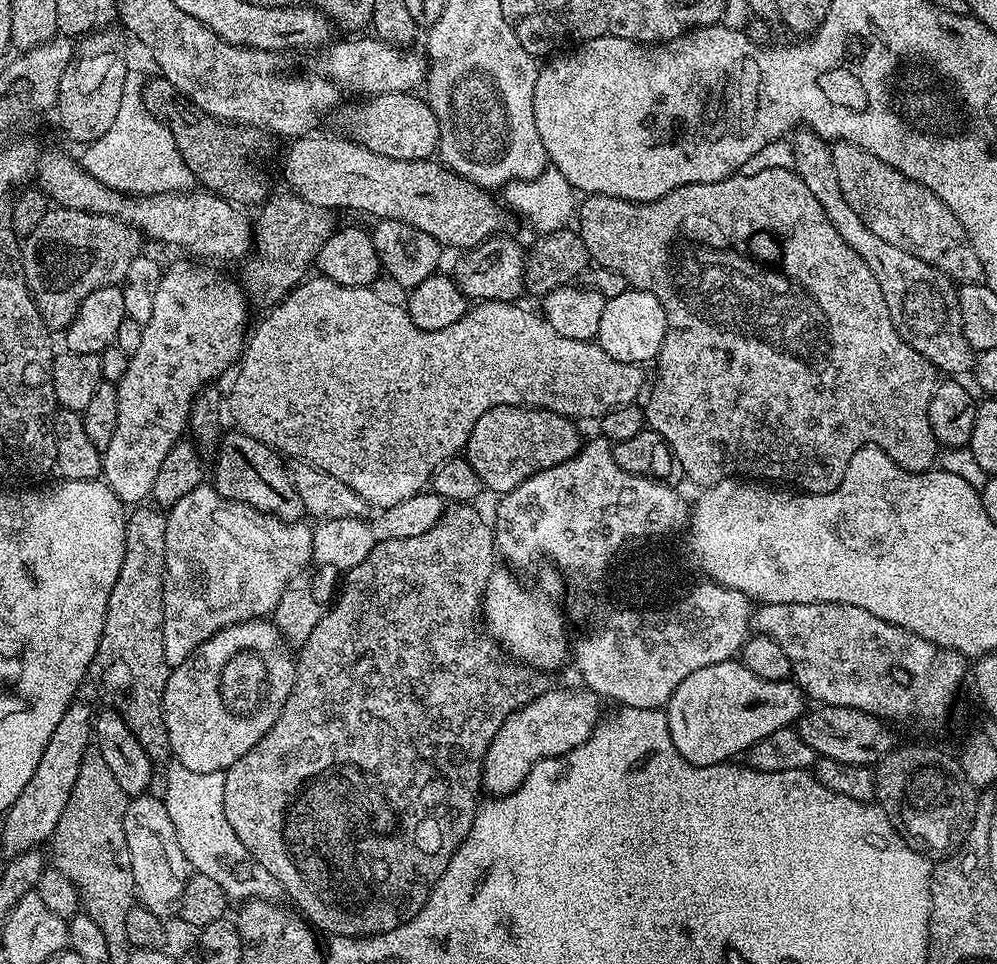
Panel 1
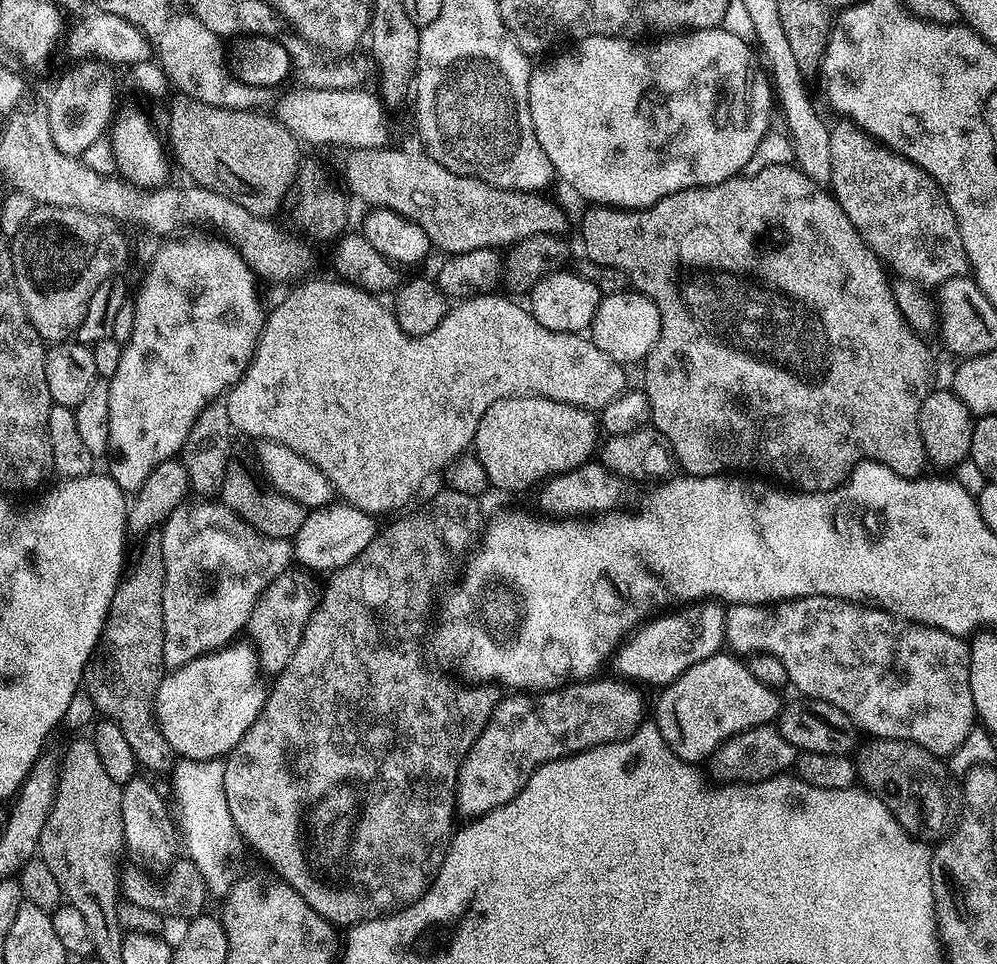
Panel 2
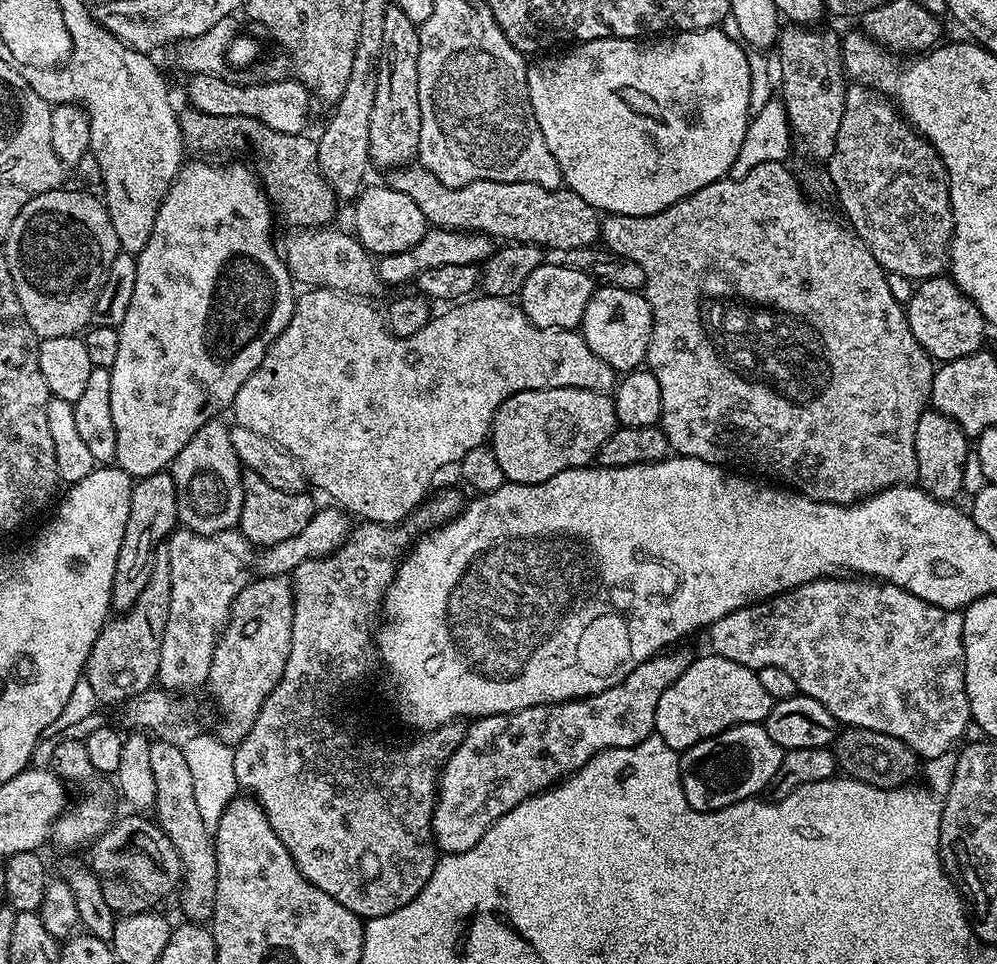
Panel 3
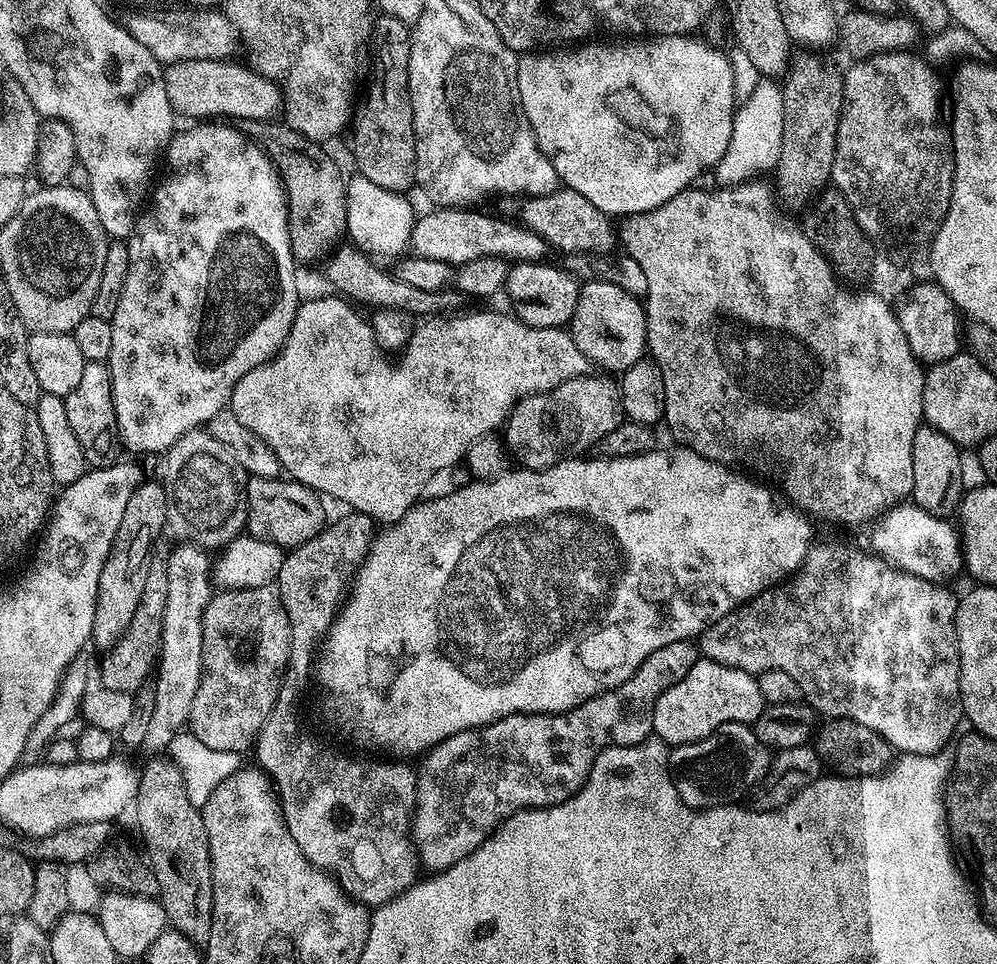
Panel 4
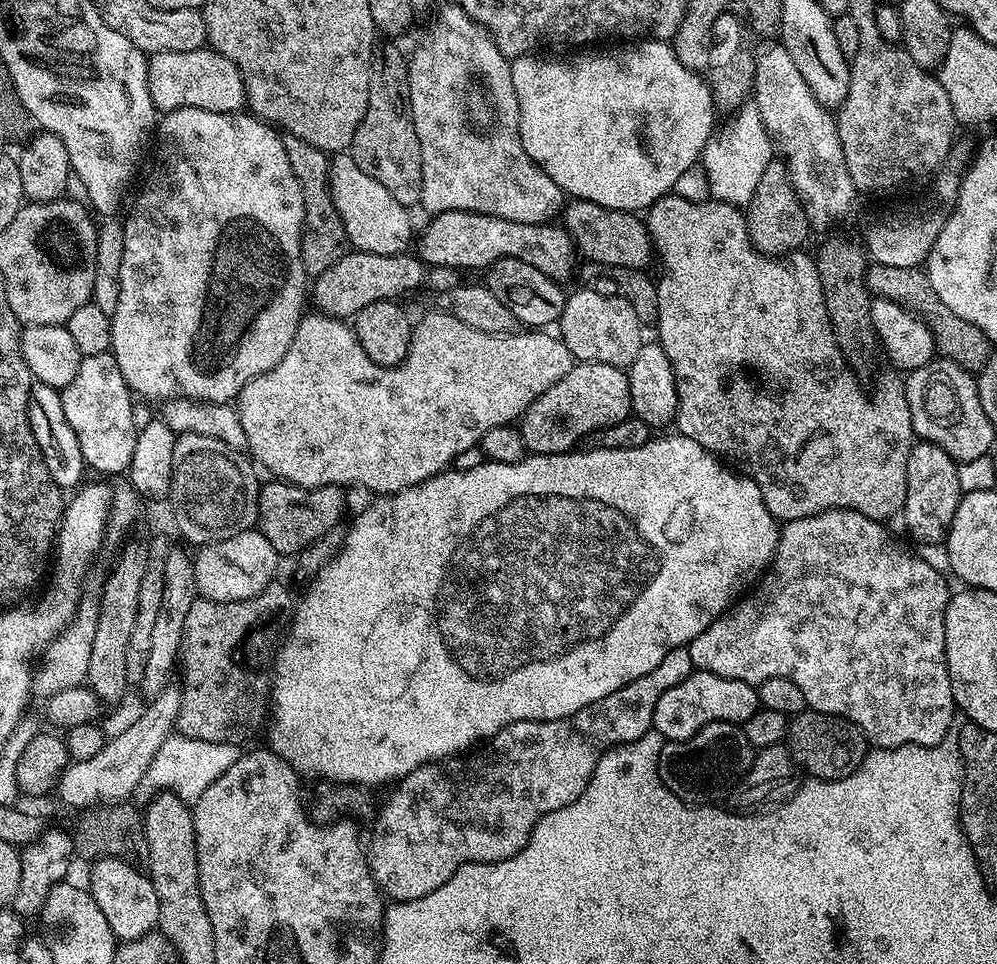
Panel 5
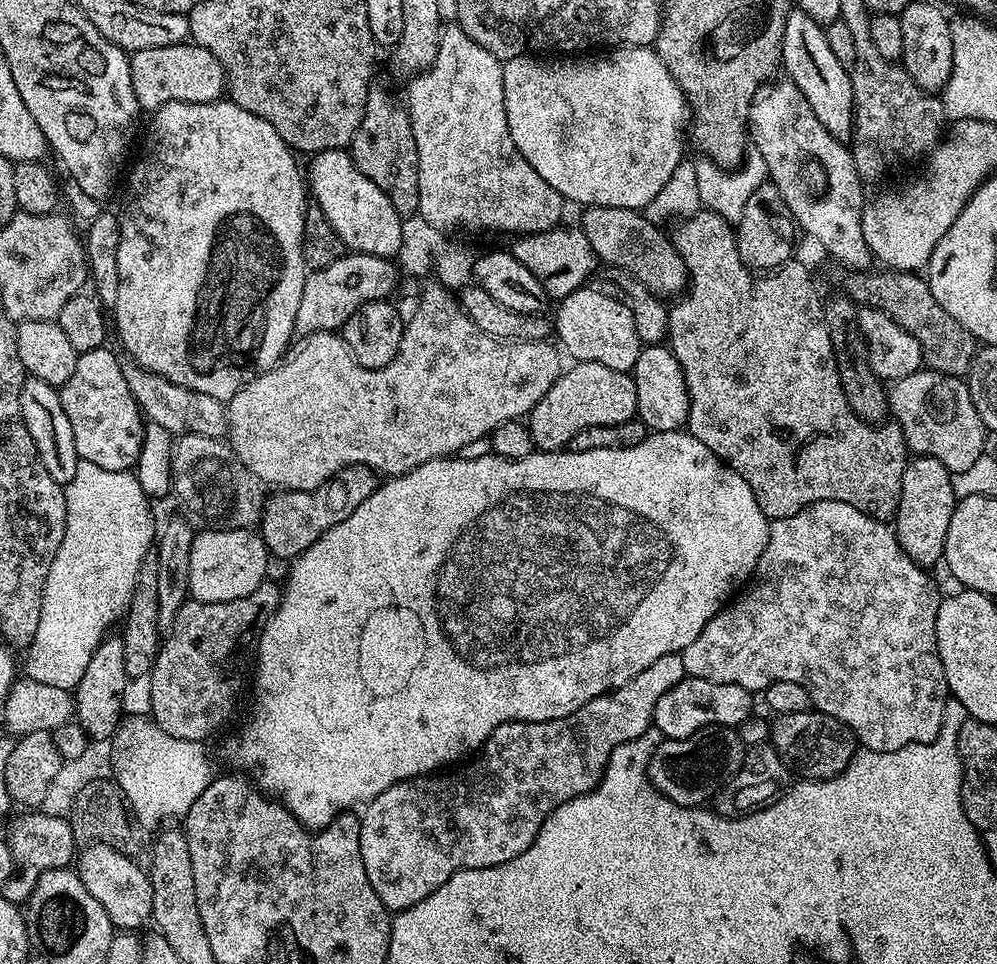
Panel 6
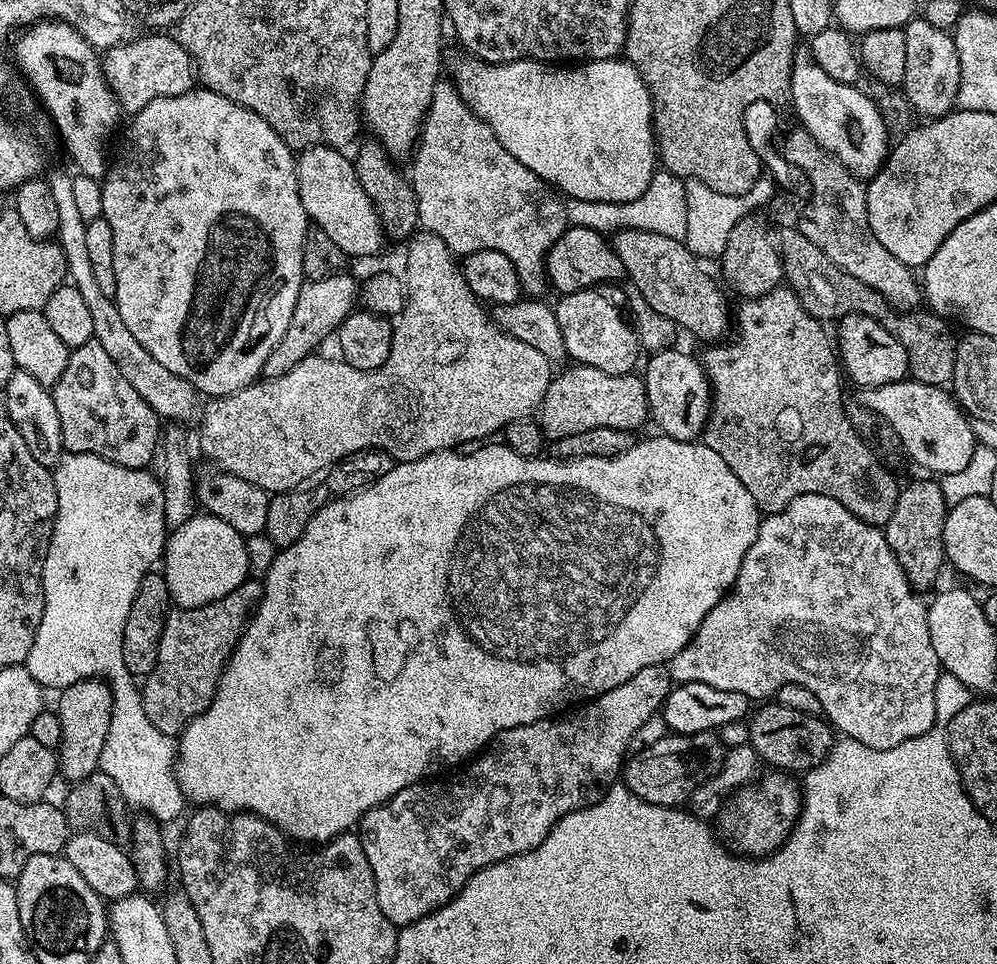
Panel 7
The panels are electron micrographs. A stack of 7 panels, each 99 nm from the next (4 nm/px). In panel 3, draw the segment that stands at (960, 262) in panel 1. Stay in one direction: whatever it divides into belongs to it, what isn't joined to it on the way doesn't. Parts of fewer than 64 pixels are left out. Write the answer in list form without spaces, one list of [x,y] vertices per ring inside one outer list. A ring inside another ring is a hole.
[[[855,82],[849,83],[847,89],[842,126],[838,126],[834,154],[826,162],[836,188],[835,199],[840,200],[848,215],[847,223],[862,238],[862,242],[870,250],[870,254],[874,254],[885,273],[893,277],[905,276],[911,282],[941,275],[949,267],[948,249],[954,239],[954,225],[948,171],[936,152],[936,145],[928,143],[900,115],[895,103],[876,89]]]

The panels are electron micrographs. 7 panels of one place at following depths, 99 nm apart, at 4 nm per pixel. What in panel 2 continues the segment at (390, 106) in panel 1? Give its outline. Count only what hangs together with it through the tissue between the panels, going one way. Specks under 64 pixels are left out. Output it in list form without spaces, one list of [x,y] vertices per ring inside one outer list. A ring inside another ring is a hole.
[[[299,86],[293,87],[293,92],[288,92],[280,100],[280,105],[274,109],[274,115],[277,120],[281,120],[285,126],[290,129],[296,139],[308,144],[342,144],[346,150],[355,150],[357,148],[383,148],[389,143],[388,140],[388,122],[384,118],[384,112],[386,113],[385,105],[382,103],[379,95],[373,94],[372,96],[368,92],[363,92],[363,87],[357,86],[355,88],[347,88],[346,90],[322,90],[321,88],[302,88]]]

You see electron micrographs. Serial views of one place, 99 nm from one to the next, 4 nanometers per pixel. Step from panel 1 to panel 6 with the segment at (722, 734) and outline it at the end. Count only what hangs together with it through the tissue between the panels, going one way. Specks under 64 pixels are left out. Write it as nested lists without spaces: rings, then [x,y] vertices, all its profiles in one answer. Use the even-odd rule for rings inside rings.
[[[685,676],[682,682],[678,682],[678,686],[666,690],[666,694],[658,698],[652,723],[660,731],[661,737],[669,740],[681,740],[711,724],[736,728],[745,718],[753,715],[752,700],[754,700],[753,693],[737,684],[710,682],[706,678]]]

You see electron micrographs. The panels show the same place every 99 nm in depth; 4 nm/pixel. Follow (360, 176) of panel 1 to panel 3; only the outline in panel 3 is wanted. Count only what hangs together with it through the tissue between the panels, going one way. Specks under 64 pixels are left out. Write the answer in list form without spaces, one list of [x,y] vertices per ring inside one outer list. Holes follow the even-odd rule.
[[[405,166],[403,168],[393,168],[387,173],[386,183],[389,188],[398,190],[402,194],[406,194],[410,198],[414,198],[414,202],[418,202],[418,210],[422,210],[422,214],[428,219],[429,225],[433,228],[449,228],[455,232],[483,232],[485,236],[499,238],[504,242],[531,242],[543,246],[545,249],[557,248],[560,252],[572,252],[575,248],[588,248],[592,243],[600,240],[600,222],[601,213],[594,207],[590,206],[590,202],[586,202],[586,198],[582,198],[578,194],[574,194],[567,187],[543,188],[537,184],[530,182],[490,182],[489,180],[479,180],[478,182],[470,182],[461,188],[448,188],[442,182],[438,182],[438,178],[434,178],[426,169],[419,166]]]

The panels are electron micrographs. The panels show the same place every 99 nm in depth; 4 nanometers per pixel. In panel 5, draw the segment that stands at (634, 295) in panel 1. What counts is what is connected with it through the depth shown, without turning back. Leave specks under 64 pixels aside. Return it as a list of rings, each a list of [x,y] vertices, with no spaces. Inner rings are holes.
[[[580,288],[573,296],[571,293],[565,299],[558,321],[558,335],[577,361],[627,370],[634,358],[638,358],[638,350],[646,343],[646,336],[640,333],[642,325],[638,314],[634,314],[634,306],[630,306],[624,296],[611,295],[592,288]]]

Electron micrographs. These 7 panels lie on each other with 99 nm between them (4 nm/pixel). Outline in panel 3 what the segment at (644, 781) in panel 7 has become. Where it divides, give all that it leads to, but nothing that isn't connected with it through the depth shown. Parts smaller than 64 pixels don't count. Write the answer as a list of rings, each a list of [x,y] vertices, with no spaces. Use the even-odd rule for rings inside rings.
[[[763,723],[759,724],[736,724],[733,728],[727,728],[724,732],[719,732],[717,736],[706,738],[702,742],[698,742],[694,746],[690,746],[684,752],[679,753],[680,758],[680,781],[682,782],[682,790],[686,794],[686,802],[690,802],[690,806],[699,812],[713,812],[714,810],[722,810],[726,806],[730,806],[734,802],[742,802],[750,800],[761,795],[760,792],[771,785],[774,774],[778,774],[778,766],[782,766],[782,758],[784,757],[785,749],[778,746],[778,742],[774,742],[774,738],[770,738],[770,734],[766,734]]]

